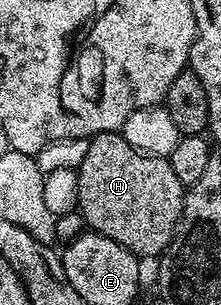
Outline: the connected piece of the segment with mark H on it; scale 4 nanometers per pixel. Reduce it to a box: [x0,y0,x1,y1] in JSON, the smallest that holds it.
[76,131,187,257]

